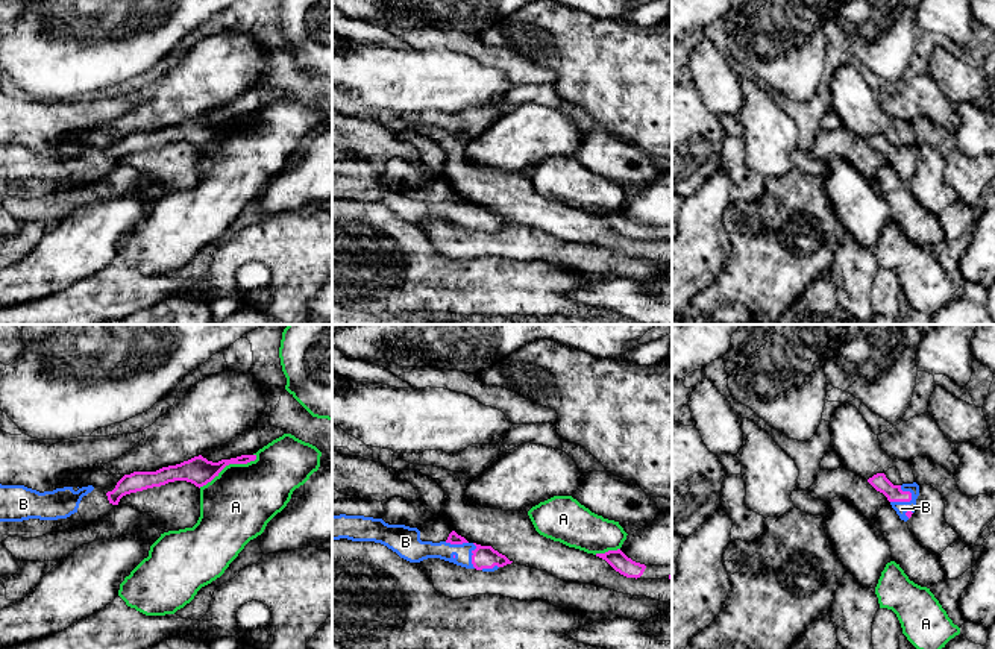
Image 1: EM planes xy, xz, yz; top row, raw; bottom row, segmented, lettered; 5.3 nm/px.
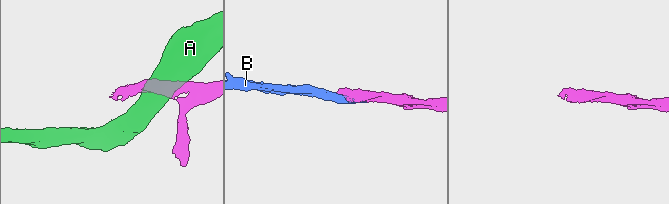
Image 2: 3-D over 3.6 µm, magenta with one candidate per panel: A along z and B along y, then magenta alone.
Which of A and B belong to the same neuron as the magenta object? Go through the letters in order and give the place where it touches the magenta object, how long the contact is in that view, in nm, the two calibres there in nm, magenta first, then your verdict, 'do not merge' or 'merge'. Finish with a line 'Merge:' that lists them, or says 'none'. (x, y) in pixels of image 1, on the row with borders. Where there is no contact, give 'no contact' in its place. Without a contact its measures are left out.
A: meets magenta in xy at (228, 464); contact 360 nm long; 150 nm thick on the magenta side, 380 nm on the other; do not merge
B: meets magenta in yz at (903, 501); contact 130 nm long; 90 nm thick on the magenta side, 70 nm on the other; merge
Merge: B

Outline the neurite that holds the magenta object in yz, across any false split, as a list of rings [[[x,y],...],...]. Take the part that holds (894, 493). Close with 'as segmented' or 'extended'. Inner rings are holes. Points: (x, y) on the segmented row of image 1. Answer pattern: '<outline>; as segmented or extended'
[[[884,473],[874,475],[868,482],[887,497],[901,520],[907,522],[912,517],[919,496],[919,485],[916,482],[893,485]]]; extended

